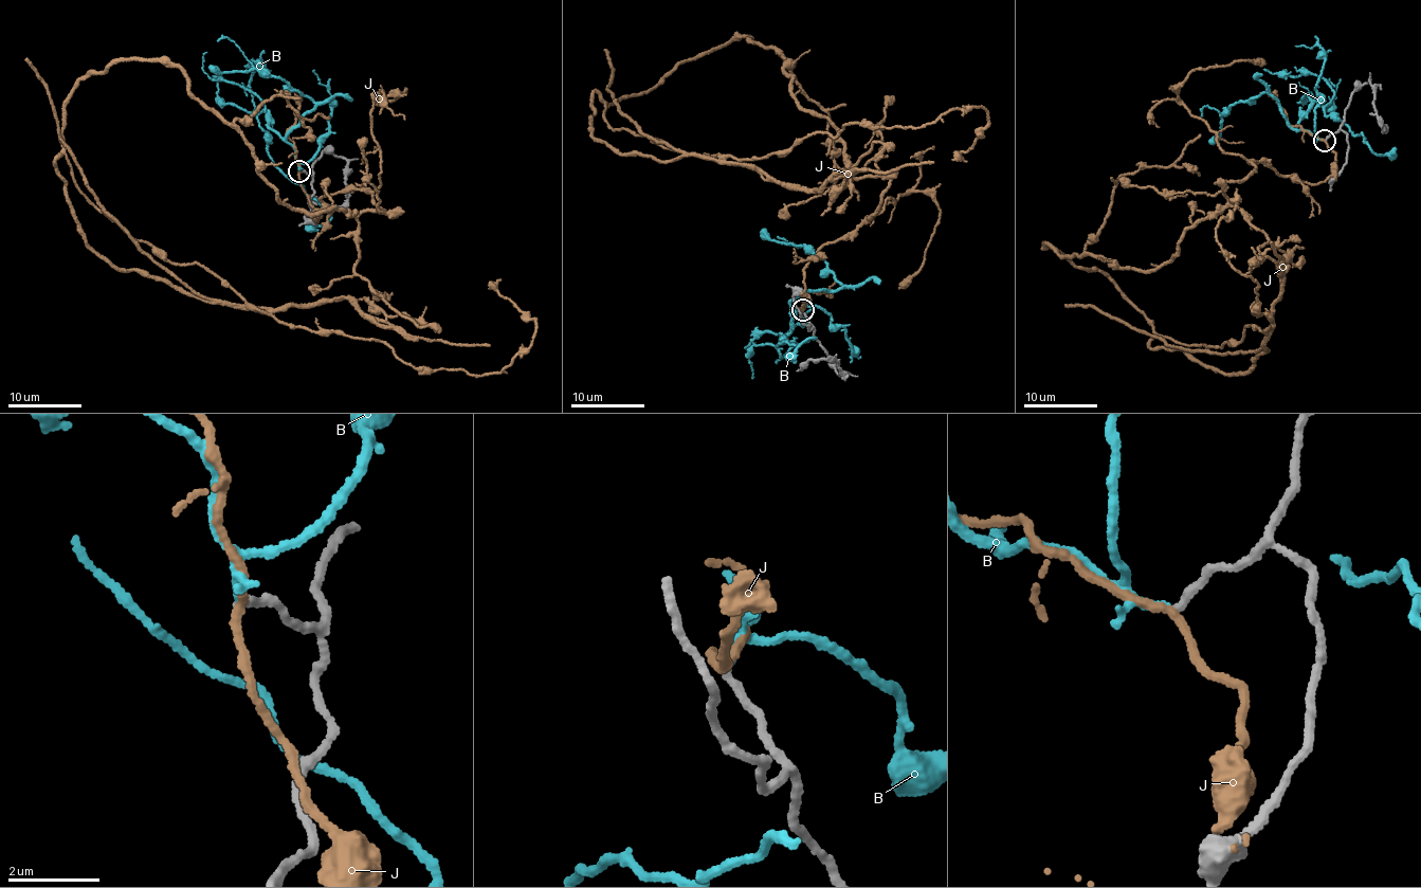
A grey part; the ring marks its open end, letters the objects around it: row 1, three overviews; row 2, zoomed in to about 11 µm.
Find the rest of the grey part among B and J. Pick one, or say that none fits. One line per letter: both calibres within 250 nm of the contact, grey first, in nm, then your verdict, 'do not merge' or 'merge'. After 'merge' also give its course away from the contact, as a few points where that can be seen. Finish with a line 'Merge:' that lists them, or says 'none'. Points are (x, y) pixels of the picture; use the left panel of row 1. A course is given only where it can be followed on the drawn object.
B: calibres 170 and 110 nm; merge; course (299, 171), (293, 148), (269, 128), (265, 111), (259, 111), (271, 161), (330, 216), (320, 227), (305, 229)
J: calibres 170 and 160 nm; do not merge
Merge: B

